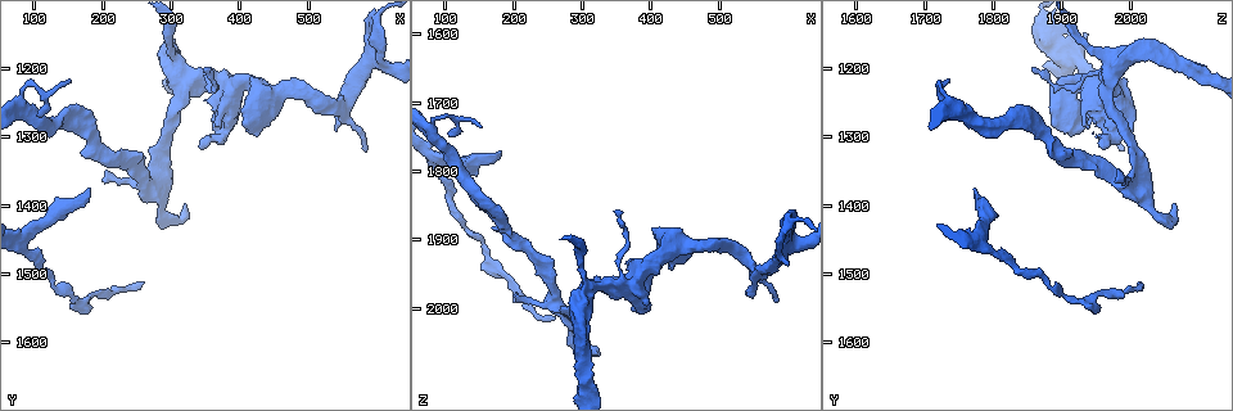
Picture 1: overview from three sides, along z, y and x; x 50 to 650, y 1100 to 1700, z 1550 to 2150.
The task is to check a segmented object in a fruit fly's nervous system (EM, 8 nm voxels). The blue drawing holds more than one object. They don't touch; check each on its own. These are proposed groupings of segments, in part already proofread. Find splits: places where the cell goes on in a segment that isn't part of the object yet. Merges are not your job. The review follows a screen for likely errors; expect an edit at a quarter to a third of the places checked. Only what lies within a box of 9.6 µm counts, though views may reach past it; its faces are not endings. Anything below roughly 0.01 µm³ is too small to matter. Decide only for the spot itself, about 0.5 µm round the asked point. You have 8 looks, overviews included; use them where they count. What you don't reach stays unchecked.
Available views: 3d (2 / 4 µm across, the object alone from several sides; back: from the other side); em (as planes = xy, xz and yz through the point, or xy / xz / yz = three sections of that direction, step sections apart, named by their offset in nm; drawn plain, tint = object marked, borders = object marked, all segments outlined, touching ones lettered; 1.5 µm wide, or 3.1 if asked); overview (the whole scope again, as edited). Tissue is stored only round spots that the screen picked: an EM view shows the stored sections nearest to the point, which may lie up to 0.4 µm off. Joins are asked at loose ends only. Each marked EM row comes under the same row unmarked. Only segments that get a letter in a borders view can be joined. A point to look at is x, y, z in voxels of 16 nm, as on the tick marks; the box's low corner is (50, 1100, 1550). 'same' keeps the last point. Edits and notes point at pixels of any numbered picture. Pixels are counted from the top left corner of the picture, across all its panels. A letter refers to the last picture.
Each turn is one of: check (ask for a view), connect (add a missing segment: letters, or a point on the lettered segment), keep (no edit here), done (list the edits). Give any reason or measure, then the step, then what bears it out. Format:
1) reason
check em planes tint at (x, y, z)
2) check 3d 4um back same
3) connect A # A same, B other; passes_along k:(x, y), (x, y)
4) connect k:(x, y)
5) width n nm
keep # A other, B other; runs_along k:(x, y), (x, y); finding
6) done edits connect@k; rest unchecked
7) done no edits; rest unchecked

an open end
check em planes borders at (180, 1370, 1775)

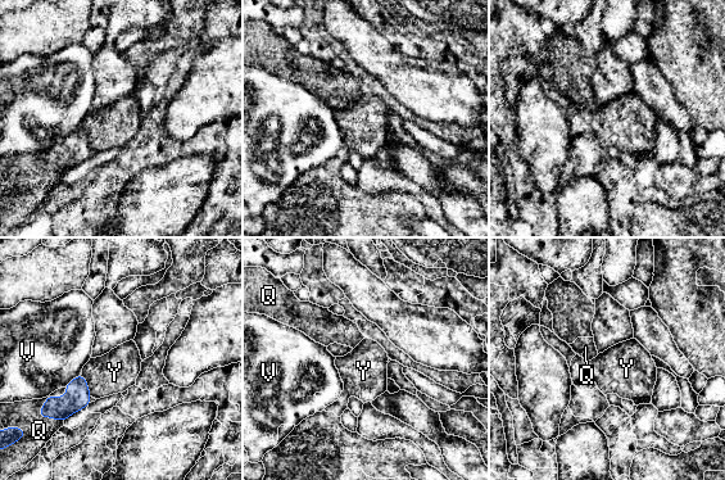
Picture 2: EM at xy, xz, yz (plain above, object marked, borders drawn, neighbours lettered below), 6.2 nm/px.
keep # Q other, V other, Y other; border 2:(80, 372), (64, 386); none of them fits

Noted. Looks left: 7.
an open end
check em planes borders at (275, 1345, 2005)

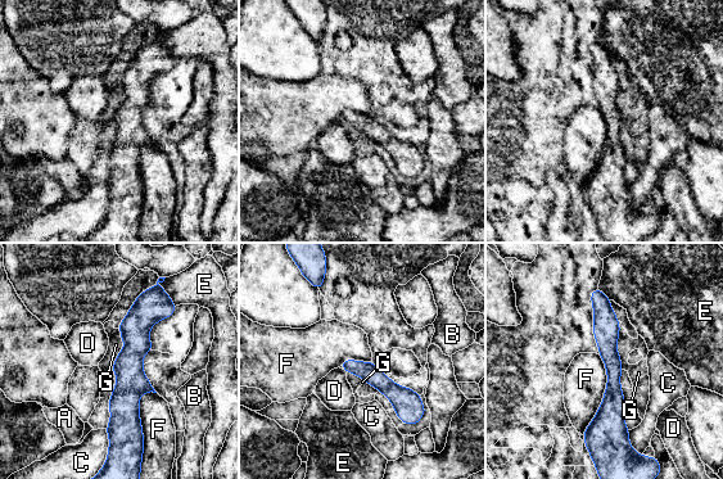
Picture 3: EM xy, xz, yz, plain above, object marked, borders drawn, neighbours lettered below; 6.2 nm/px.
keep # A other, B other, C other, D other, E other, F other, G other; border 3:(600, 355), (606, 389), (582, 434); none of them fits

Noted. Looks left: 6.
an open end
check em 3.1um planes borders at (395, 1230, 2000)

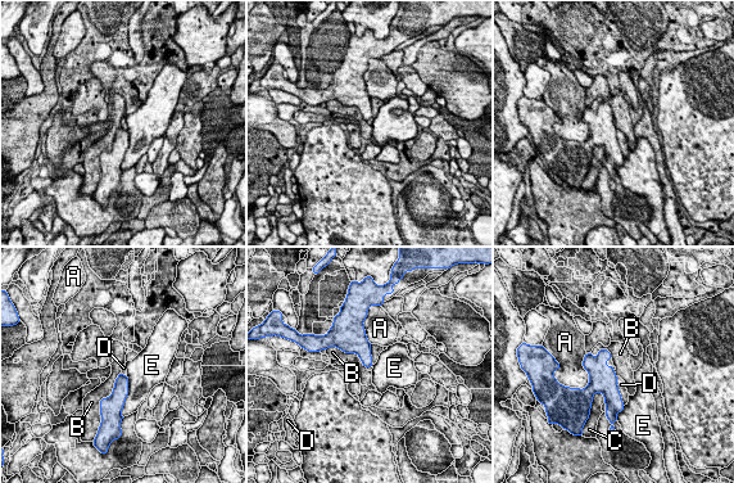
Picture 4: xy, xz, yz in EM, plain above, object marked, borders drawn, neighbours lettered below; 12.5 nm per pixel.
keep # A other, B other, C other, D other, E other; no lettered segment goes on from it

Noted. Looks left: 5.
done no edits; rest unchecked

